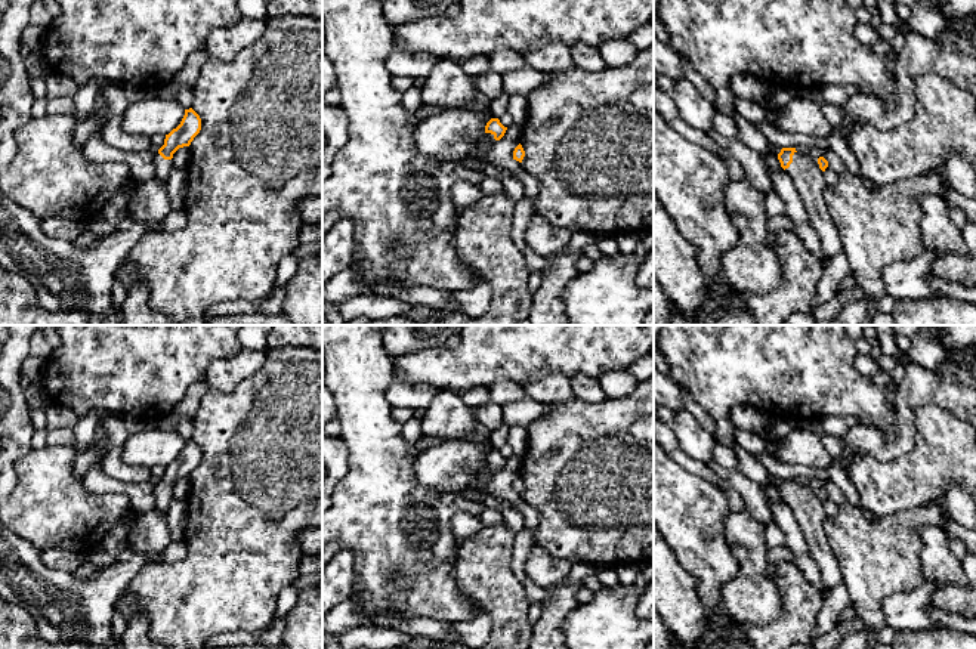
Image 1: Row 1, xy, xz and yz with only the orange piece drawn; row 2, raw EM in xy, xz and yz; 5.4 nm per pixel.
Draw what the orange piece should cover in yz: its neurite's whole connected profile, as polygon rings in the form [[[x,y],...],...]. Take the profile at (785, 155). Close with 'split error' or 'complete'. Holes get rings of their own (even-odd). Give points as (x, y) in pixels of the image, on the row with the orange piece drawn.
[[[782,148],[778,160],[802,197],[809,219],[816,228],[825,256],[828,259],[837,256],[843,251],[841,238],[824,198],[824,171],[828,167],[828,161],[824,157],[815,158],[797,152],[796,148]]]; split error

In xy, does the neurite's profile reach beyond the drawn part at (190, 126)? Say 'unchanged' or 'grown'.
grown

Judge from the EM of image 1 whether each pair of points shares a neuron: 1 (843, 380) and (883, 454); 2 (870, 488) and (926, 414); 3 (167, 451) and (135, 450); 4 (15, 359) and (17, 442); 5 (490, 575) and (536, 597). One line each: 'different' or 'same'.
1: different
2: same
3: same
4: same
5: different

